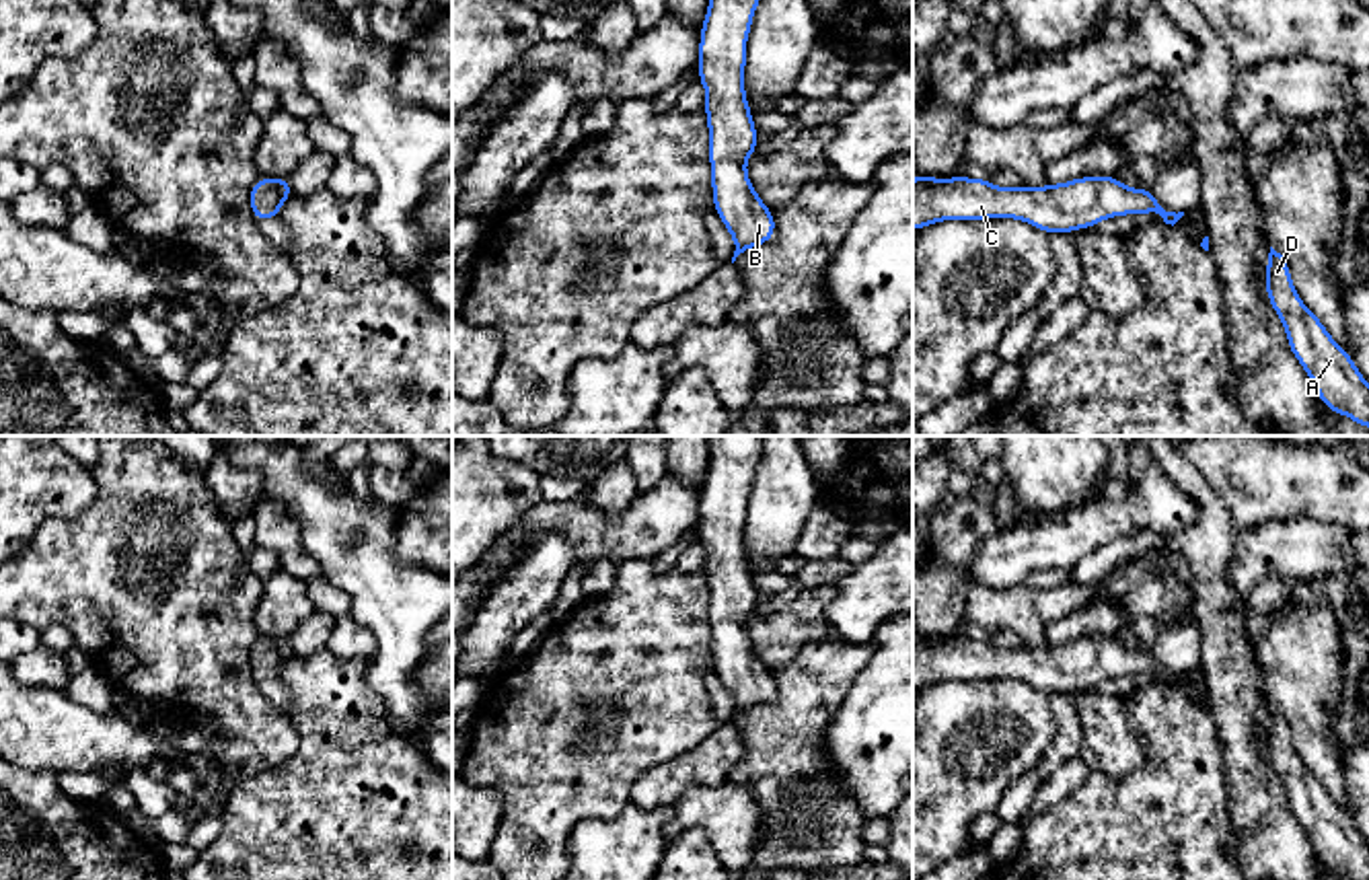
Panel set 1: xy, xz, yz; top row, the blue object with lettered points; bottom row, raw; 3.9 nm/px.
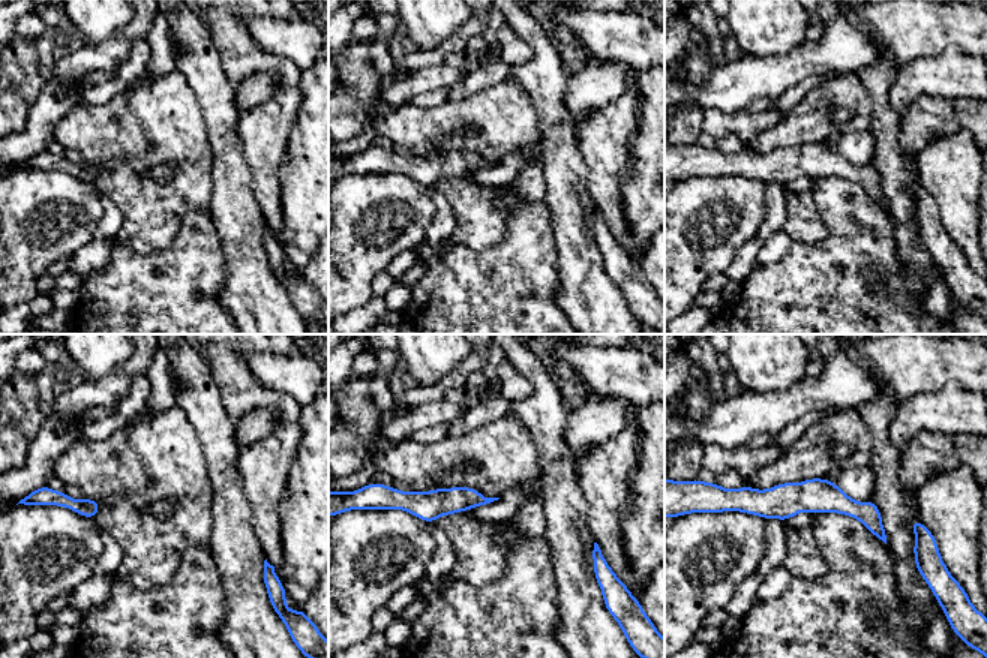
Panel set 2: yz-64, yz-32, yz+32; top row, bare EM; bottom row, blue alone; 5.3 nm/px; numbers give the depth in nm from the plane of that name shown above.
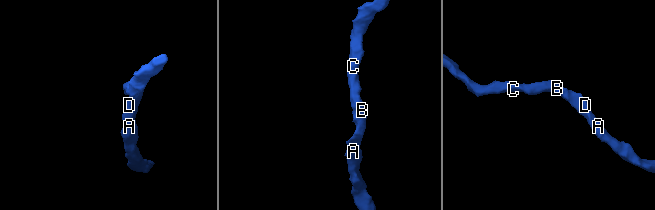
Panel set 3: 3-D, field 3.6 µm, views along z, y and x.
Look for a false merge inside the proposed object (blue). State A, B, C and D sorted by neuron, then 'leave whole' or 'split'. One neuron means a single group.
groups A B C D; leave whole

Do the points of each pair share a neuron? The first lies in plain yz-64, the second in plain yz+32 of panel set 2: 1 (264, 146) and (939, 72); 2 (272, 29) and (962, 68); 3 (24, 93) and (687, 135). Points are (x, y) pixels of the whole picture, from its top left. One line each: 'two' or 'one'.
1: two
2: two
3: one

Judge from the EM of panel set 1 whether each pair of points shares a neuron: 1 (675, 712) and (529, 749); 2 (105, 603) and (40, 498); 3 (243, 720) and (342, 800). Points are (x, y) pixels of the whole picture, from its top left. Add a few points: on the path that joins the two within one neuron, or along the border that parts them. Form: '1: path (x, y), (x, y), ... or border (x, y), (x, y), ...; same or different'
1: path (638, 712), (611, 716), (588, 735), (566, 735); same
2: border (95, 496), (72, 519), (48, 519), (21, 552); different
3: border (288, 714), (297, 749), (278, 765), (245, 780); different

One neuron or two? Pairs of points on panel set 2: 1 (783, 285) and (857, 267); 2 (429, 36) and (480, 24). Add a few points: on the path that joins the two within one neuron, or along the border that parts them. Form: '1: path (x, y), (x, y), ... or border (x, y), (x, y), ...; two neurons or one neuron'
1: path (801, 285), (839, 285); one neuron
2: border (470, 15), (453, 35), (437, 47), (426, 50); two neurons

